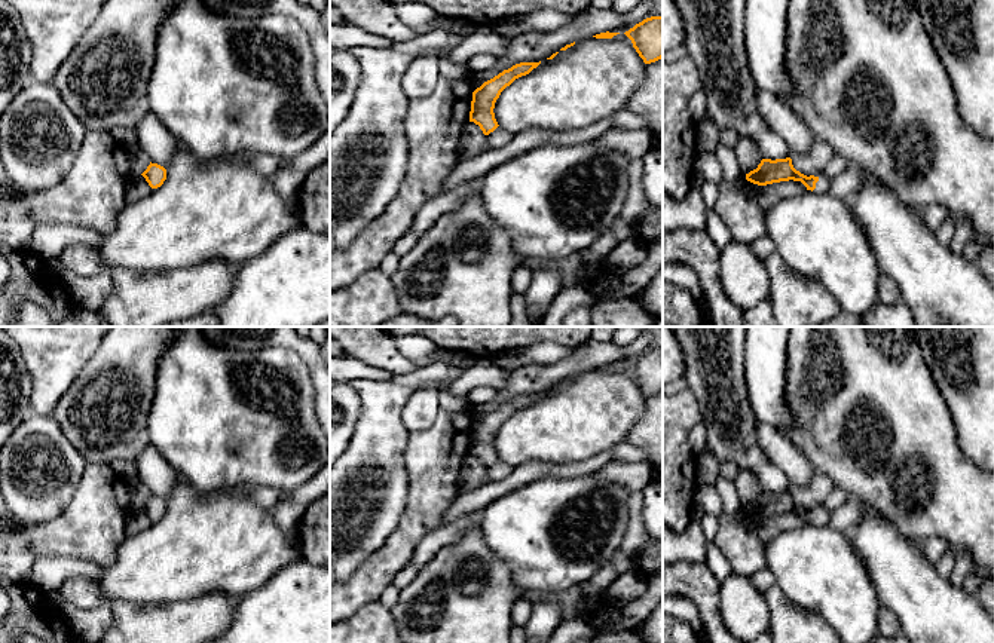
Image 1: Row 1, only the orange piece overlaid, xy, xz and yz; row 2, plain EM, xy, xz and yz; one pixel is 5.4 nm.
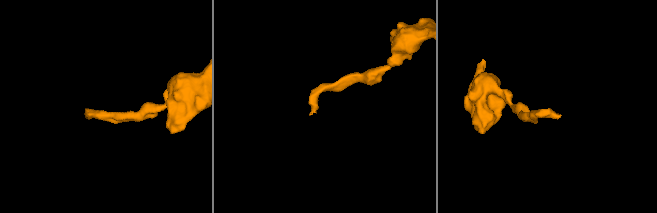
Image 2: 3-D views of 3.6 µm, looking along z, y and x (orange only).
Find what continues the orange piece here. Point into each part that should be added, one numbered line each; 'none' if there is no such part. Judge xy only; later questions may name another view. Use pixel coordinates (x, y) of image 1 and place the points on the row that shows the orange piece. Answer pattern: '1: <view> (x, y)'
none

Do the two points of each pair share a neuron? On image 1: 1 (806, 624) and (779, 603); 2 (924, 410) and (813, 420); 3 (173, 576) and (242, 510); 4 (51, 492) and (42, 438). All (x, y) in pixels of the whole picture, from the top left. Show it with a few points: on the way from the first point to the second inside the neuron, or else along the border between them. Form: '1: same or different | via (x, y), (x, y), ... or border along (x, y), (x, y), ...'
1: same | via (800, 624), (785, 609)
2: same | via (896, 418), (841, 420)
3: same | via (190, 559), (225, 527)
4: same | via (42, 478), (42, 452)

